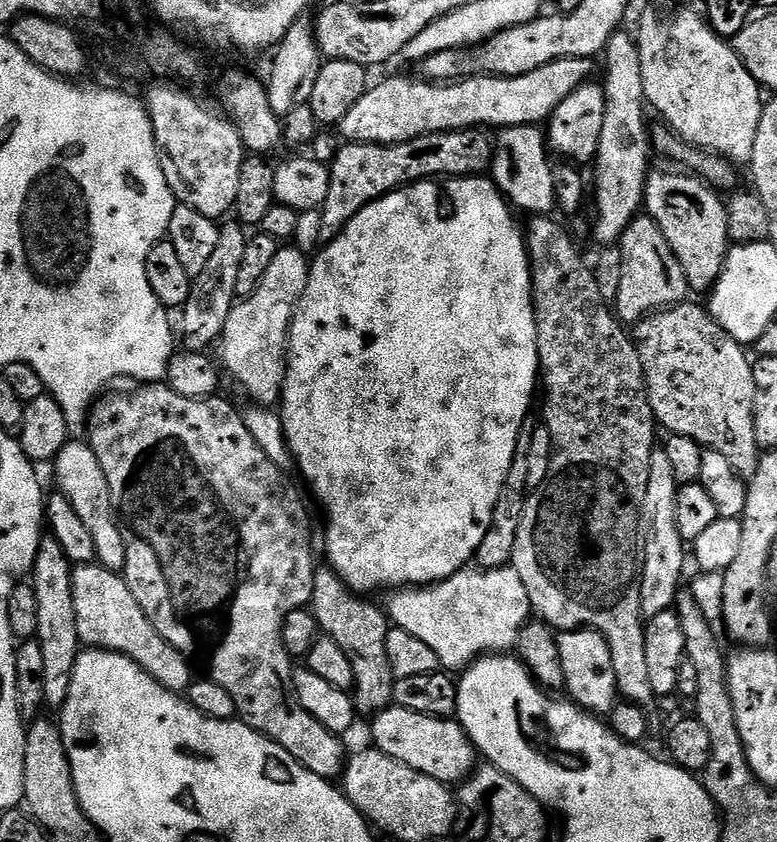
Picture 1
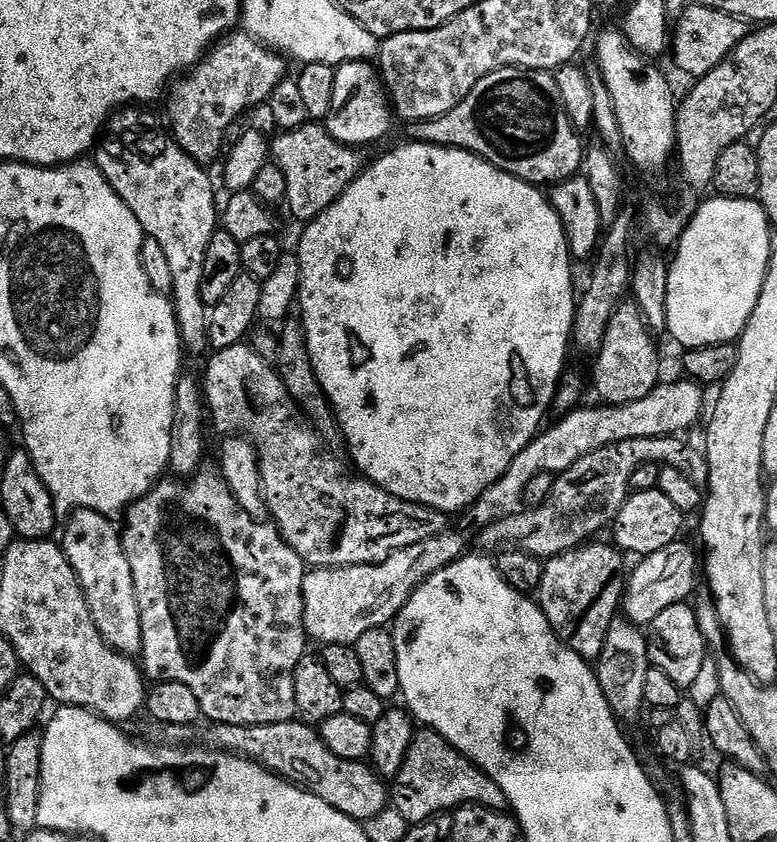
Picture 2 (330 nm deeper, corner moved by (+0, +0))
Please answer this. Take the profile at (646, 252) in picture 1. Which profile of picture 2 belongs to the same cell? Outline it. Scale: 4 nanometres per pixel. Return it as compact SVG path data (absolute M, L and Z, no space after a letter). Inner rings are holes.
M625 302L616 309L606 326L606 334L599 352L594 357L590 384L596 387L605 405L629 404L646 398L661 383L660 352L656 349L657 337L646 326L635 303Z

